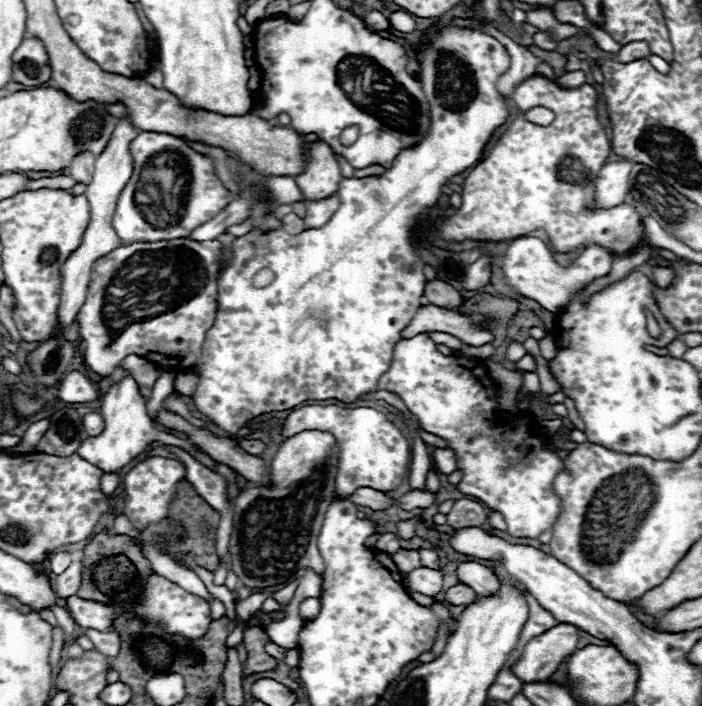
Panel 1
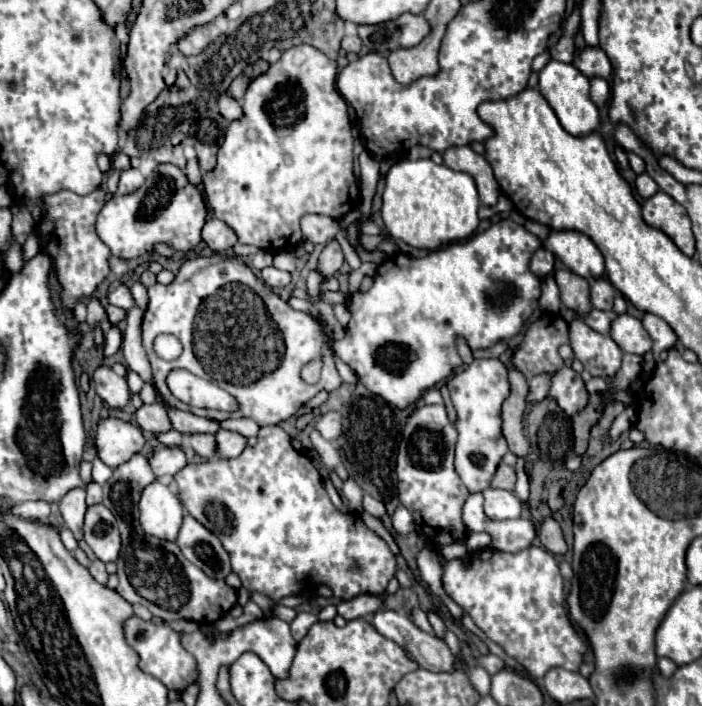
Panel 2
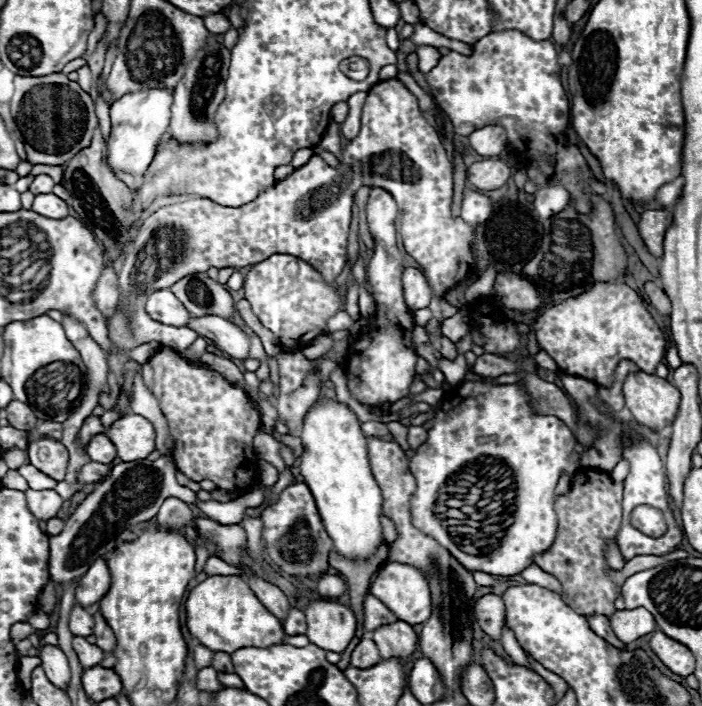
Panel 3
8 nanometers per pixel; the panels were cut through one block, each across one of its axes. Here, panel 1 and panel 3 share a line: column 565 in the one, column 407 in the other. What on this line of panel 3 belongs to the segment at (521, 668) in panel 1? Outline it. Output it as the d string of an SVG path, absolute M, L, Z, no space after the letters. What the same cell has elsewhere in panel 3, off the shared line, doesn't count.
M400 620L396 624L378 628L372 640L376 642L382 660L390 660L390 658L408 660L418 646L418 634L414 632L414 628Z

